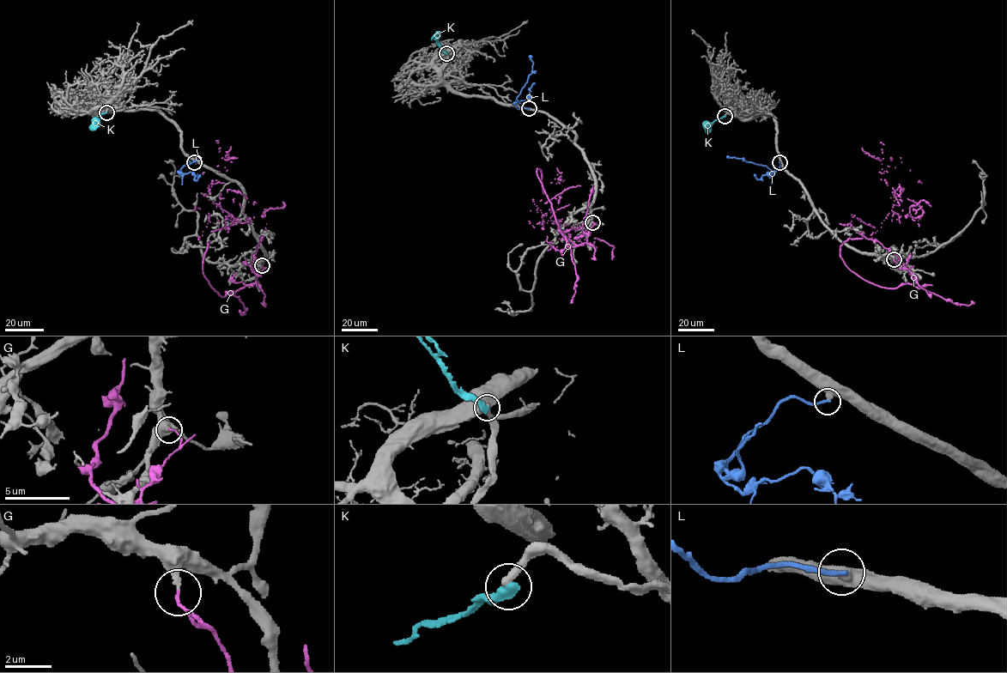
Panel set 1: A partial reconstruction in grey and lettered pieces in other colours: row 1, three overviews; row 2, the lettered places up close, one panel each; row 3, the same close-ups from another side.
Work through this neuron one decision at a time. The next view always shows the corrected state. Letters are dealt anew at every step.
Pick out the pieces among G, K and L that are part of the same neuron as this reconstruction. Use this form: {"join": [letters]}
{"join": []}

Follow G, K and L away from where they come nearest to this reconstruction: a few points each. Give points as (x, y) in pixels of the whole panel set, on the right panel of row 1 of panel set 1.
G: (894, 259), (918, 280), (875, 285), (840, 257), (844, 242), (872, 238), (891, 210), (888, 166), (862, 148)
K: (724, 116), (714, 121), (707, 128), (707, 133)
L: (779, 162), (780, 166), (773, 172), (765, 166), (726, 156)

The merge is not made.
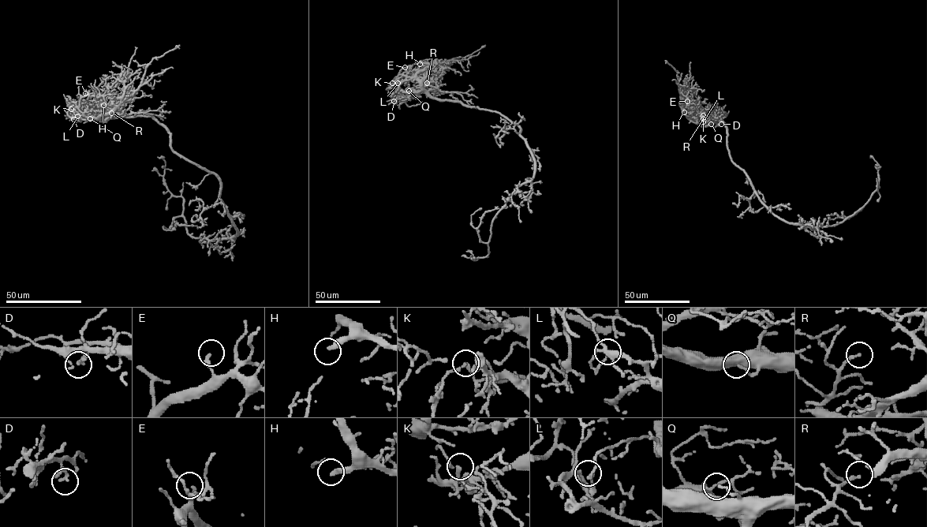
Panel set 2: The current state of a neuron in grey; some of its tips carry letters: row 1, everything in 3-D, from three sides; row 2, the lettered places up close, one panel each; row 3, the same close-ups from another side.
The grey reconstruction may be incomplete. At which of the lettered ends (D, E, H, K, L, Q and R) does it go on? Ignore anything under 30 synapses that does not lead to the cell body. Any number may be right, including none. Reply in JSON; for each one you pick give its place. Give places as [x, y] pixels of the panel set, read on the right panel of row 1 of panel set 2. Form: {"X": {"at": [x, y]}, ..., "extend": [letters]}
{"H": {"at": [684, 112]}, "extend": ["H"]}

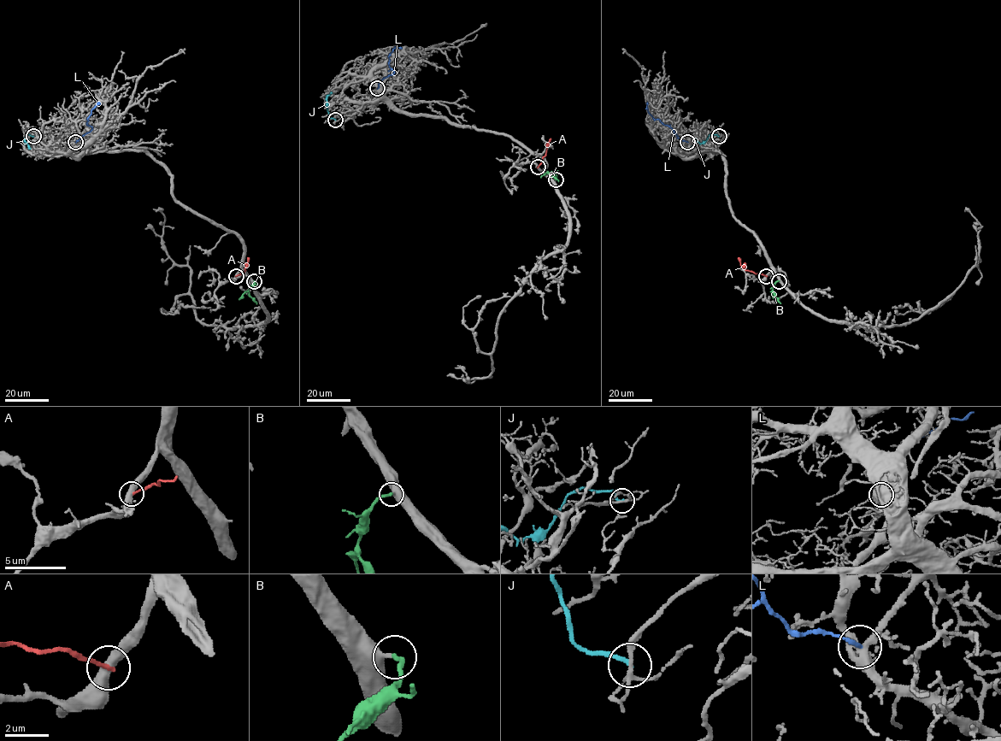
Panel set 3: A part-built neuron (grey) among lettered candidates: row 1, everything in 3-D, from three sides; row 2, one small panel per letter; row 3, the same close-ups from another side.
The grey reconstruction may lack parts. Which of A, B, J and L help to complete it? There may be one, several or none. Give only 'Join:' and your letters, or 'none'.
Join: B

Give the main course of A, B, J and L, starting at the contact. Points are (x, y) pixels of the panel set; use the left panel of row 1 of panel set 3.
A: (236, 276), (244, 273), (249, 257)
B: (254, 280), (249, 295), (256, 303)
J: (33, 136), (26, 135), (24, 142), (29, 149)
L: (75, 142), (92, 128), (86, 120), (100, 102)

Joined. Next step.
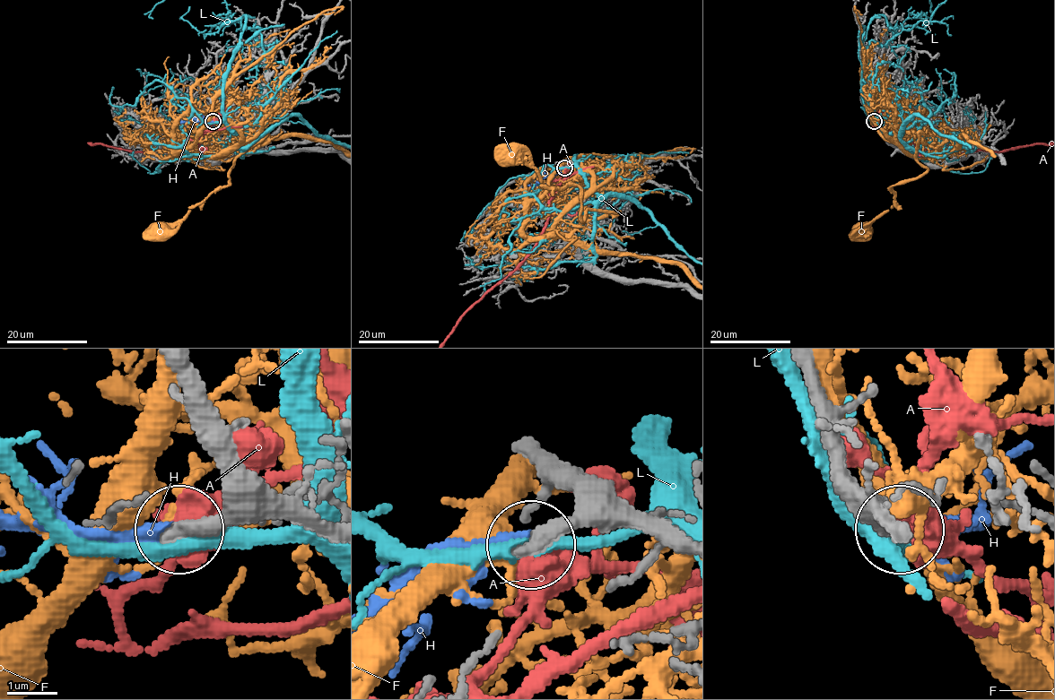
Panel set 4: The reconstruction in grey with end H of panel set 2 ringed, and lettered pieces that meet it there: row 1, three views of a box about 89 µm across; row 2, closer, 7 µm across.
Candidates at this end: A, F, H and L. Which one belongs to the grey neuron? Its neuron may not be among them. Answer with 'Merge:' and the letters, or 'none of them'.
Merge: H

